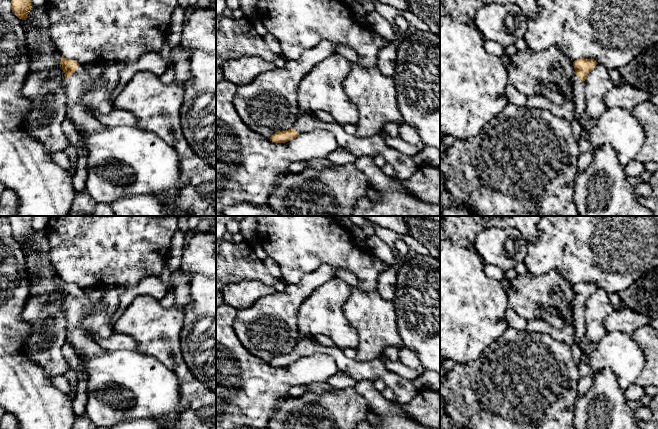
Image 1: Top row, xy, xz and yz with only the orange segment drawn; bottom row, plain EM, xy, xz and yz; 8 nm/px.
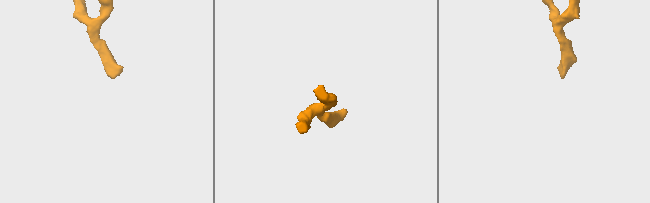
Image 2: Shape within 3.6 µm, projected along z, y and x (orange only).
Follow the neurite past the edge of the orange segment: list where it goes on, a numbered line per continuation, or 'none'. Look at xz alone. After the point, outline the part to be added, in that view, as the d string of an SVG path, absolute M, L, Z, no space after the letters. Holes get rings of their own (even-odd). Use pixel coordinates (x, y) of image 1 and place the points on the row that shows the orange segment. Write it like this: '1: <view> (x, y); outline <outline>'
1: xz (404, 166); outline M313 114L299 115L292 128L299 134L316 128L326 129L335 135L338 147L356 157L383 156L387 163L394 168L395 177L399 180L409 178L418 169L412 157L387 146L384 136L381 134L372 137L359 137L346 132L339 124L322 122Z

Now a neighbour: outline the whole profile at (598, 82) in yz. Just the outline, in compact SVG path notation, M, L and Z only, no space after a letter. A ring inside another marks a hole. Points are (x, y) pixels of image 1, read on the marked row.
M597 64L588 74L584 81L584 97L586 114L590 118L597 119L608 110L604 96L617 85L611 79L608 70L601 64Z

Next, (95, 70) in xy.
M102 62L84 64L84 68L89 74L89 79L85 83L85 89L89 90L101 80L105 71Z

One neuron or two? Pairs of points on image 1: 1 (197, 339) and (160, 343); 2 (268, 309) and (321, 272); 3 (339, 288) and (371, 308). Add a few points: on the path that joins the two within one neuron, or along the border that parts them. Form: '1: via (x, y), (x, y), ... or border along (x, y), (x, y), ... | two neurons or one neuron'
1: border along (183, 318), (180, 350), (186, 364) | two neurons
2: via (281, 308), (308, 284) | one neuron
3: border along (352, 287), (343, 305), (345, 318) | two neurons

